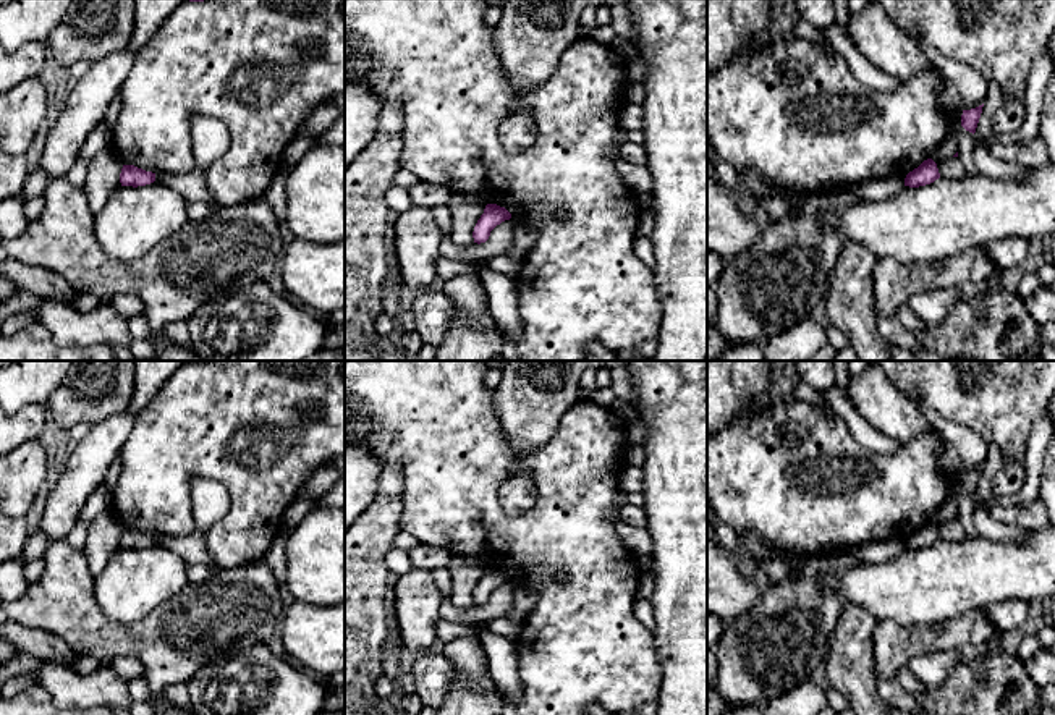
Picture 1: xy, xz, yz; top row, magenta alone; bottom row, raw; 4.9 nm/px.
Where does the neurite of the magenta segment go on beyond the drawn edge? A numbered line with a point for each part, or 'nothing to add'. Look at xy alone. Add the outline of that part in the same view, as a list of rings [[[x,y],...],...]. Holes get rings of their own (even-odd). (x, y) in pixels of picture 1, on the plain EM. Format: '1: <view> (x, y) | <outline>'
nothing to add

